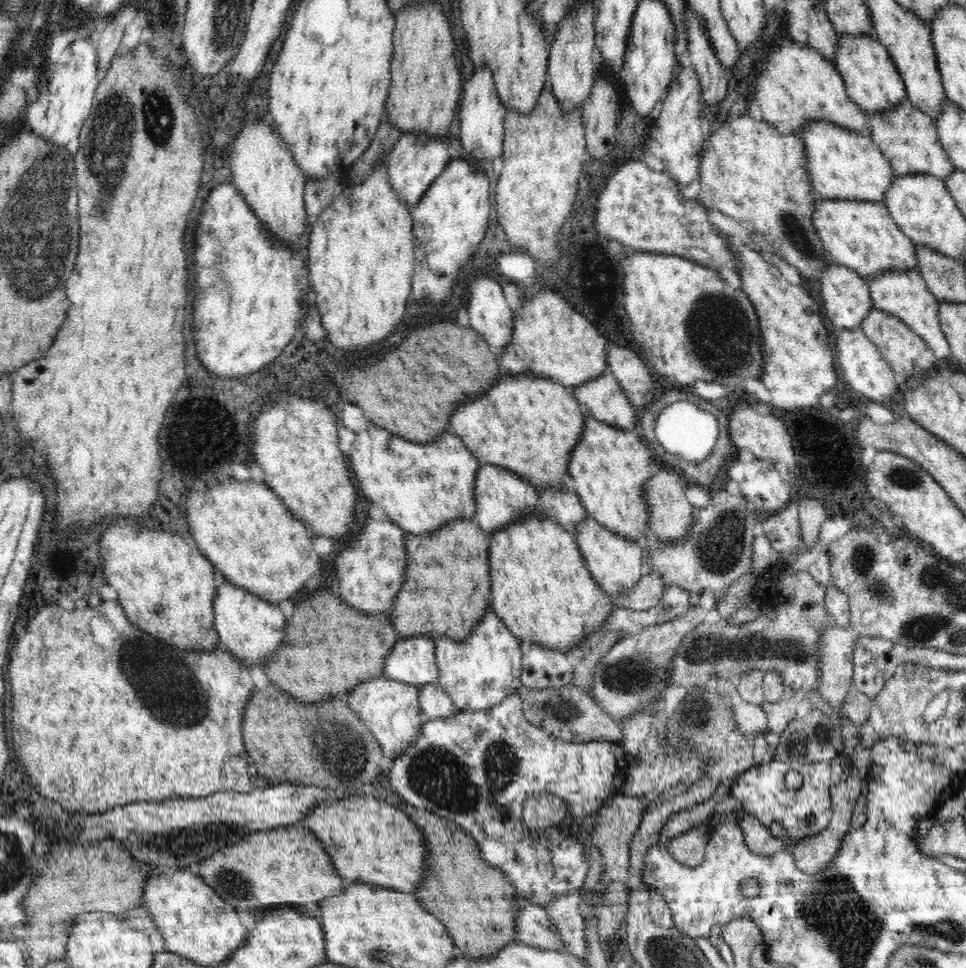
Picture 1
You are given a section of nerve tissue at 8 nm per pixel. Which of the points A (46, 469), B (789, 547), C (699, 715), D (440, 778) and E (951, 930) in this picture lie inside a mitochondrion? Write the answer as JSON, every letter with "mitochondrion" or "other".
{"A":"other","B":"other","C":"mitochondrion","D":"mitochondrion","E":"mitochondrion"}

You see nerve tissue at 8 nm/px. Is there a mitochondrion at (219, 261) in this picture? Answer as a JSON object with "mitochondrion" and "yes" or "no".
{"mitochondrion":"yes"}

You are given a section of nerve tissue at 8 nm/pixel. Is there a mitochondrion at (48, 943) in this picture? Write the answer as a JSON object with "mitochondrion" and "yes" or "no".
{"mitochondrion":"no"}

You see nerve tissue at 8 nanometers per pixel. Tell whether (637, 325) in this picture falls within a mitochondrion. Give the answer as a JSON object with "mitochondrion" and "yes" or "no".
{"mitochondrion":"no"}

